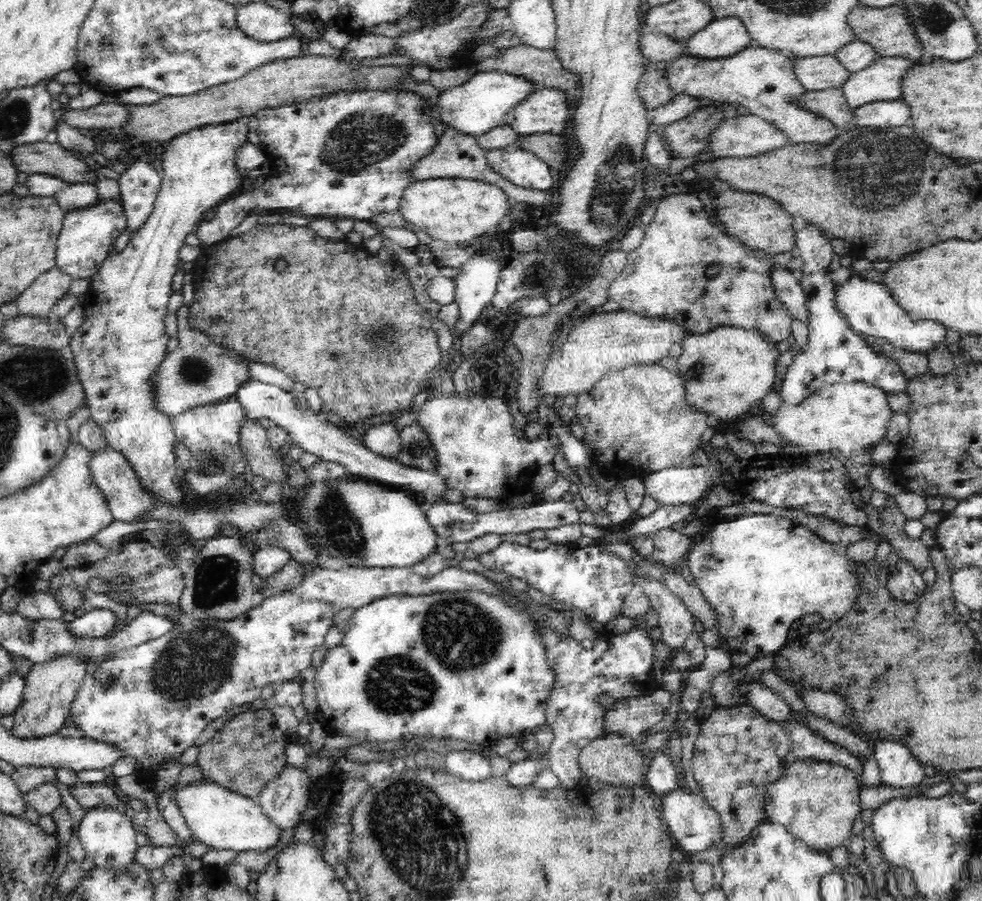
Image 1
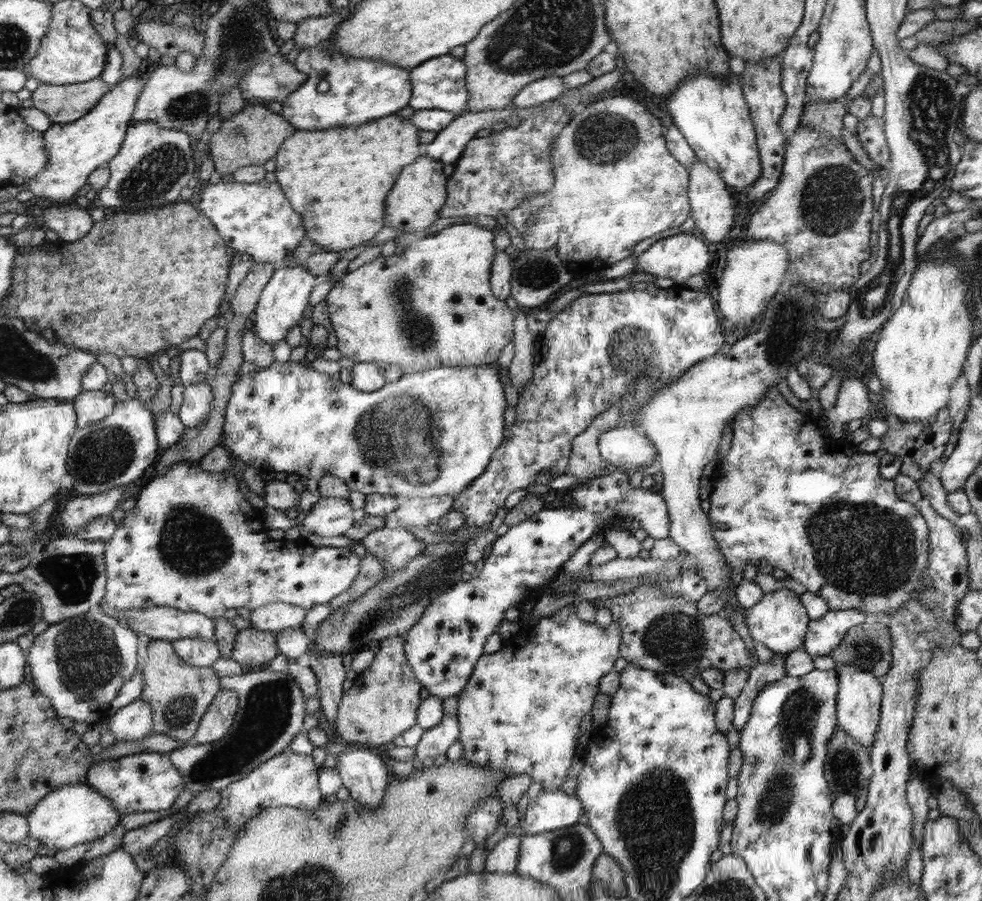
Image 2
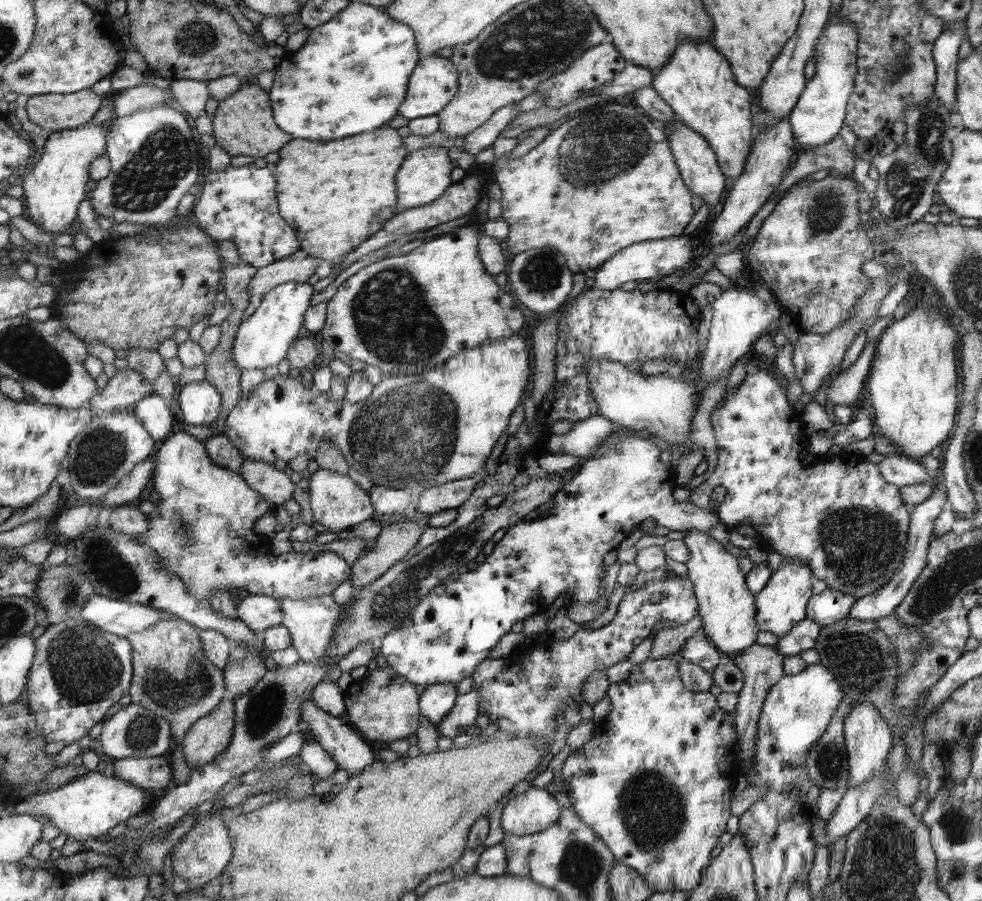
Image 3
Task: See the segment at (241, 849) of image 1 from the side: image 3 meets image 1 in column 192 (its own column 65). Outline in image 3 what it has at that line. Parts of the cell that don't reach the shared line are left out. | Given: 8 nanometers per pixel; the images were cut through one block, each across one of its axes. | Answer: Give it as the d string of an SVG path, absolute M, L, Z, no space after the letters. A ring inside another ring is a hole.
M97 770L88 771L82 777L62 785L62 788L20 800L13 807L13 811L34 817L47 816L50 823L60 829L60 834L65 834L70 840L85 842L87 838L106 835L108 830L112 830L120 822L126 823L129 818L136 817L138 812L142 812L146 802L144 792L146 790L122 781L121 777L105 776Z

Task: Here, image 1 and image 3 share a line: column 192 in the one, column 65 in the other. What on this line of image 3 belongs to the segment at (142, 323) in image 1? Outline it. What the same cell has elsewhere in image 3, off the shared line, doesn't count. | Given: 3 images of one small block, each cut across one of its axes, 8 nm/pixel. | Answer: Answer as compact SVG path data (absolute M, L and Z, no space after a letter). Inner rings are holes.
M89 122L81 127L50 132L40 154L39 160L35 161L34 168L20 184L24 189L22 199L24 208L28 209L28 214L36 222L40 223L41 232L48 234L60 234L70 232L77 222L78 205L86 196L86 182L88 178L88 168L93 164L93 160L105 154L108 150L108 131L103 123Z

